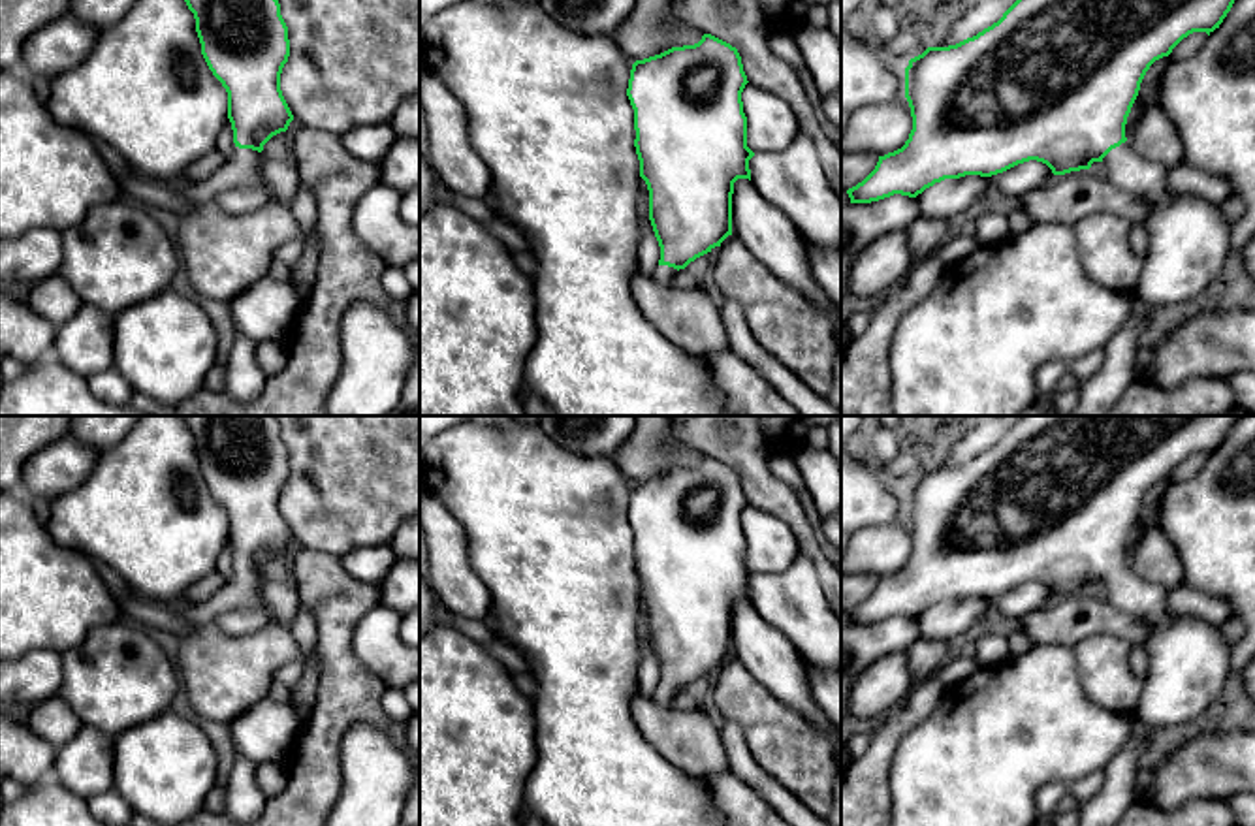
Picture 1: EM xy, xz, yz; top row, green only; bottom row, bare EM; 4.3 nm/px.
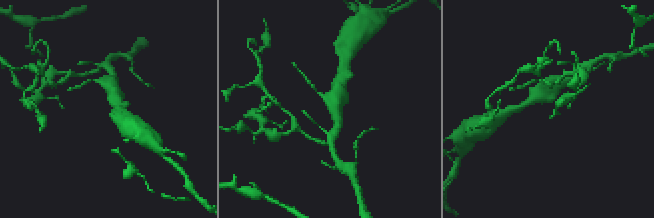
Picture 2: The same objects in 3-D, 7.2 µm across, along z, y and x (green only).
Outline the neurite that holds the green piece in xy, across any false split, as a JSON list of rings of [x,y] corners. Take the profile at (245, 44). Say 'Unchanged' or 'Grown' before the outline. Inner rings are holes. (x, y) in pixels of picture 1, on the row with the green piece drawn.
Grown. [[[184,0],[188,9],[196,19],[196,32],[201,43],[201,55],[213,71],[213,75],[222,83],[228,92],[228,119],[233,130],[233,154],[205,181],[192,183],[188,188],[177,194],[194,203],[203,205],[213,201],[220,192],[235,186],[254,186],[263,188],[269,198],[273,194],[267,190],[262,169],[262,151],[263,145],[277,134],[286,132],[294,115],[280,90],[280,73],[290,56],[288,26],[280,15],[278,0]]]

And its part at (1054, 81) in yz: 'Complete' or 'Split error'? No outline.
Split error

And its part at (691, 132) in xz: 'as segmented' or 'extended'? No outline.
extended

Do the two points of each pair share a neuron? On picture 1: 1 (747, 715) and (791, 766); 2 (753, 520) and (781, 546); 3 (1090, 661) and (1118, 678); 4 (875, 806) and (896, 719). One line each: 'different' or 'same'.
1: same
2: same
3: same
4: same

